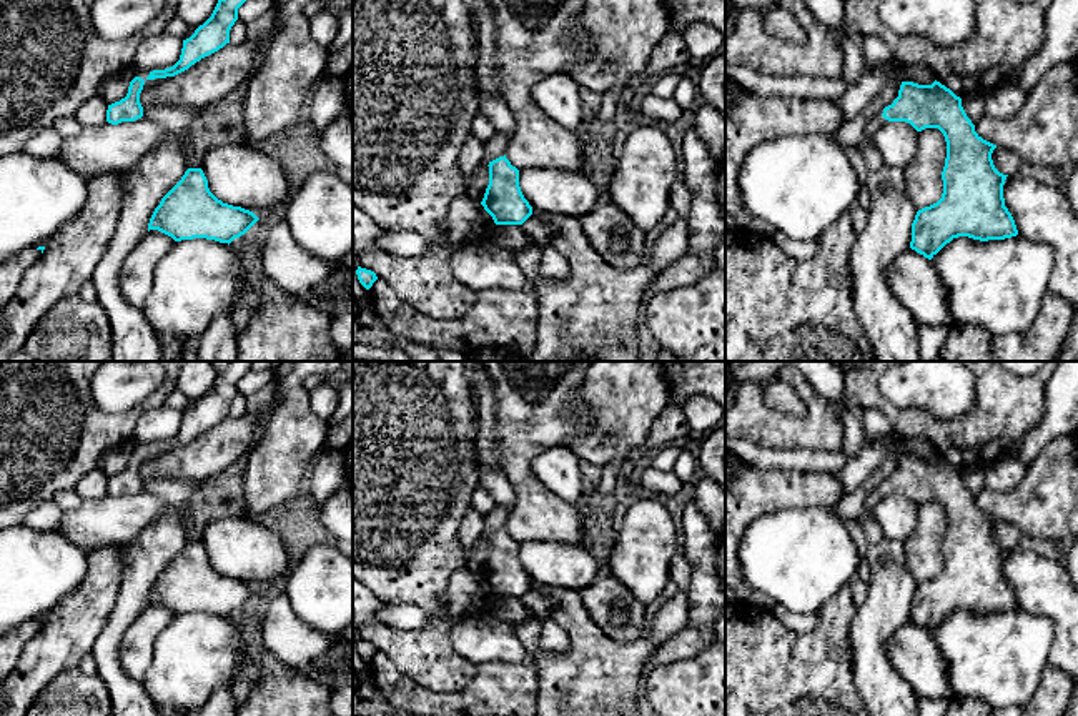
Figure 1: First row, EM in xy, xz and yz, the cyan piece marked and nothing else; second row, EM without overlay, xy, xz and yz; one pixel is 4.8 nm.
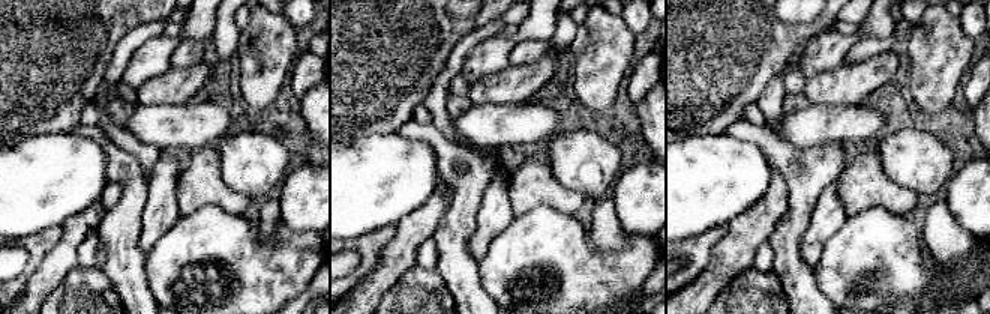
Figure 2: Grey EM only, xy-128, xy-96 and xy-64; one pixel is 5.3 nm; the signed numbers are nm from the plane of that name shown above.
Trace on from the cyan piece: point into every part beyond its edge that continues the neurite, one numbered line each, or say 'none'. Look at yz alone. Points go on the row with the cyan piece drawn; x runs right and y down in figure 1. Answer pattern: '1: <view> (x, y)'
1: yz (877, 120)

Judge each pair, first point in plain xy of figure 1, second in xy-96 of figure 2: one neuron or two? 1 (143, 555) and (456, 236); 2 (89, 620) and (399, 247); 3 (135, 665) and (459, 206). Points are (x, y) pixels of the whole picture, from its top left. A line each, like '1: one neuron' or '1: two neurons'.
1: one neuron
2: one neuron
3: two neurons

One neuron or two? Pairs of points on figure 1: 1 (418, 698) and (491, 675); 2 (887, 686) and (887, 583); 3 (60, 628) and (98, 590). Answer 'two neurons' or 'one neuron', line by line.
1: one neuron
2: one neuron
3: one neuron

